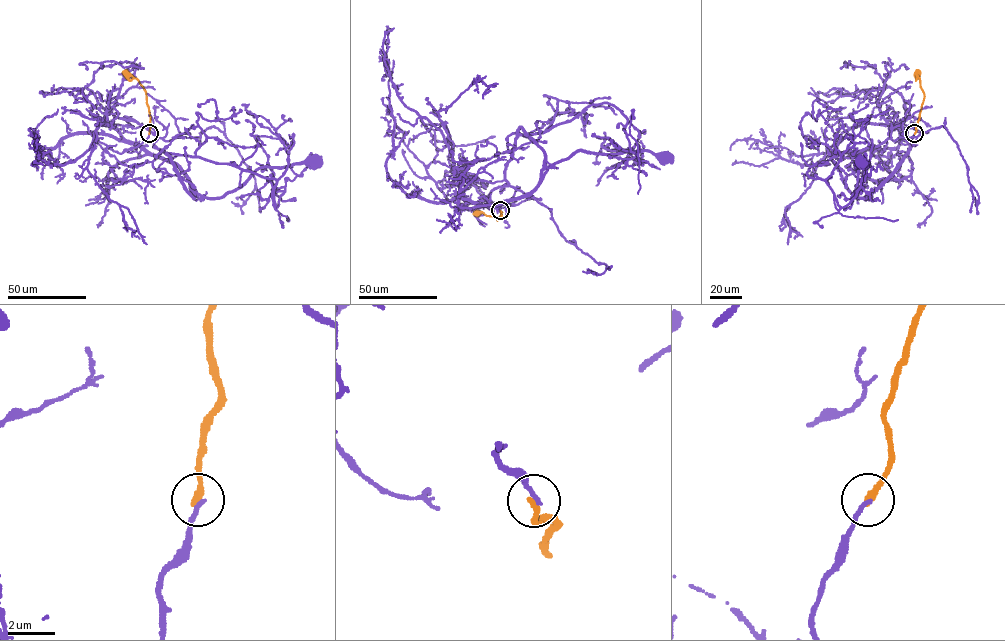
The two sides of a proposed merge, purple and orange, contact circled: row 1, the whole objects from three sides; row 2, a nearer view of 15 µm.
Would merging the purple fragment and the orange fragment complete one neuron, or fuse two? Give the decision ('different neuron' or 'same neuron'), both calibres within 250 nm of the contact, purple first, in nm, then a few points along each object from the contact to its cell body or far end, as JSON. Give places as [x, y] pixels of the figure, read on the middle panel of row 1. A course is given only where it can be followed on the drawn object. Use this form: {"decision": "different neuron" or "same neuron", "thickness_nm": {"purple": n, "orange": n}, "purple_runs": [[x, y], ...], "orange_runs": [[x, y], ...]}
{"decision": "different neuron", "thickness_nm": {"purple": 180, "orange": 280}, "purple_runs": [[500, 210], [494, 207], [524, 197], [549, 167], [578, 151], [612, 154], [650, 150], [665, 158]], "orange_runs": [[500, 210], [497, 220], [482, 212], [475, 214]]}

